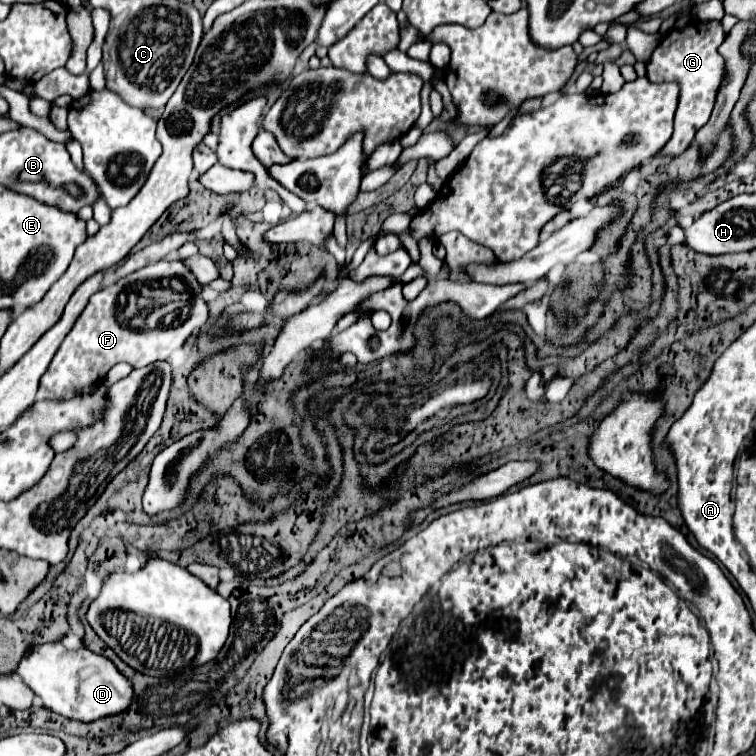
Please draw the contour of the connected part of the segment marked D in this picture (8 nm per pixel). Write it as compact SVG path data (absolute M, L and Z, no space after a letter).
M60 641L50 645L34 645L30 655L20 661L16 673L30 689L34 689L46 709L82 723L124 713L136 699L132 681L118 673L118 667L108 657L86 647L70 651Z

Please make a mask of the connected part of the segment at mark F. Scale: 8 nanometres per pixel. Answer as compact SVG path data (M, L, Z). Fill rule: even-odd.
M166 259L152 263L144 269L138 269L132 275L126 275L120 281L116 281L114 285L102 287L98 293L94 293L90 297L90 303L86 305L86 309L74 323L72 331L62 341L48 371L42 375L40 385L44 389L48 389L50 393L54 393L58 399L62 399L66 395L78 393L84 387L100 383L106 377L106 373L120 361L126 361L132 367L146 367L154 361L168 359L172 351L180 349L192 333L196 333L198 329L202 329L208 323L208 303L200 297L200 293L202 293L202 285L198 281L194 281L194 275L190 273L190 269L182 261L166 261ZM174 275L188 281L188 287L194 291L194 305L190 309L188 321L184 321L180 327L156 329L156 331L148 331L148 329L134 331L118 321L118 315L116 315L118 313L118 295L122 291L126 291L126 287L130 287L130 283L146 281L146 279L164 279L164 277L174 277Z

